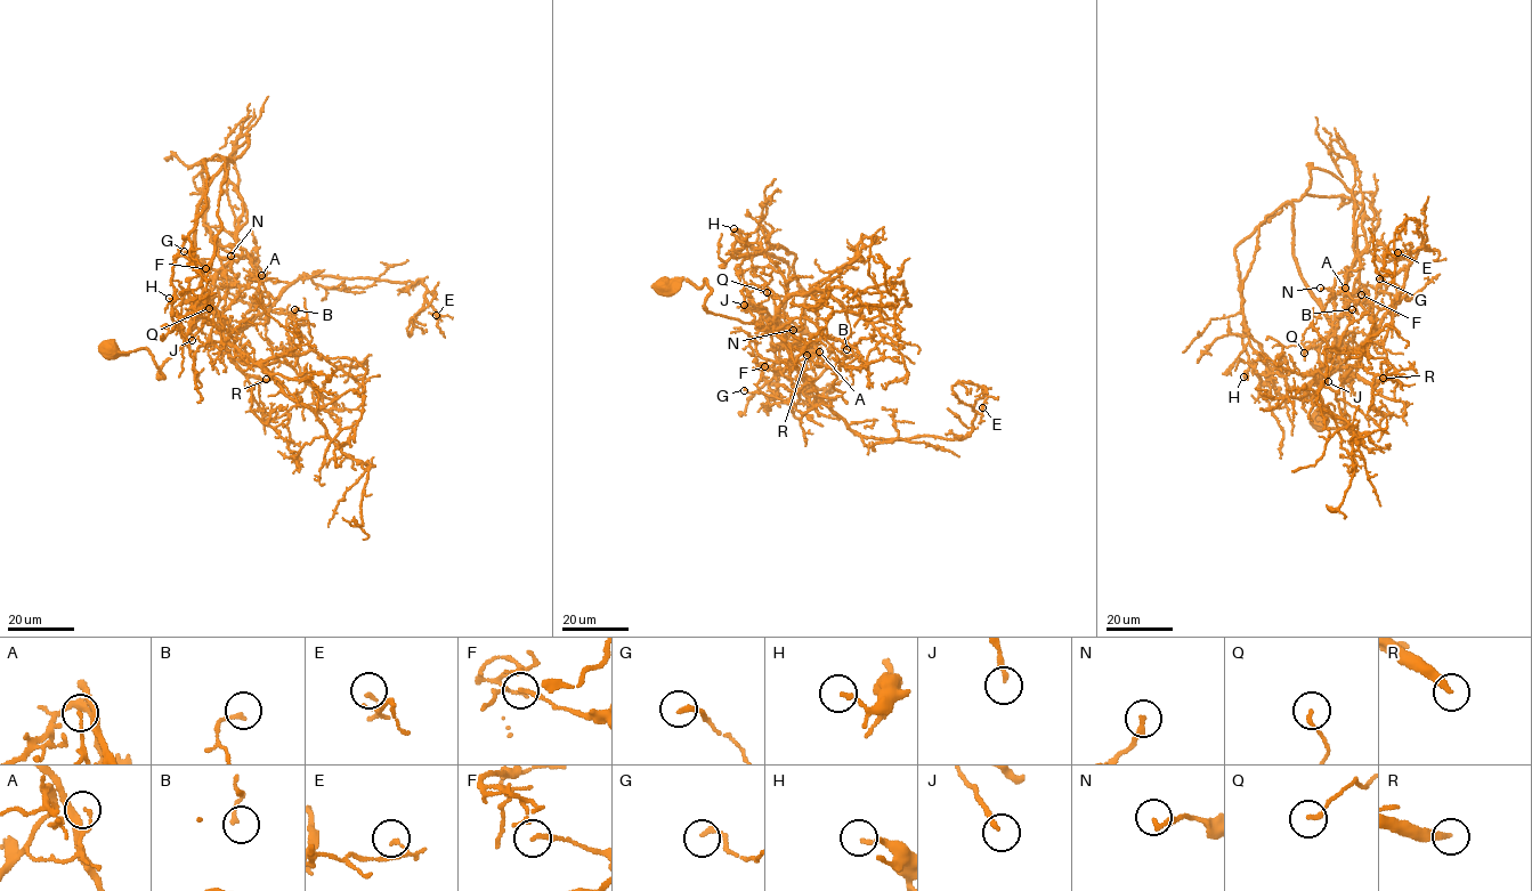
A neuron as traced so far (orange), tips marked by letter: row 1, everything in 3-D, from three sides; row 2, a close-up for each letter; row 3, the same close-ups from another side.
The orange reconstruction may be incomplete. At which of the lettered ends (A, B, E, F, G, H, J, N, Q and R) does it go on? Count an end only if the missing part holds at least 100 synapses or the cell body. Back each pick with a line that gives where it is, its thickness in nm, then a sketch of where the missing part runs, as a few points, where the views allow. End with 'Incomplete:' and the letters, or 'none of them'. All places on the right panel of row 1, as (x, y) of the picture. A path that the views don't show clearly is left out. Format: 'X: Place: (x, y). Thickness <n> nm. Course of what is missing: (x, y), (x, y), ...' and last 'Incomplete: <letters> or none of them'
R: Place: (1383, 378). Thickness 280 nm. Course of what is missing: (1383, 378), (1429, 371), (1437, 375), (1448, 387), (1447, 423), (1458, 440), (1456, 467), (1405, 502), (1399, 474)
Incomplete: R

